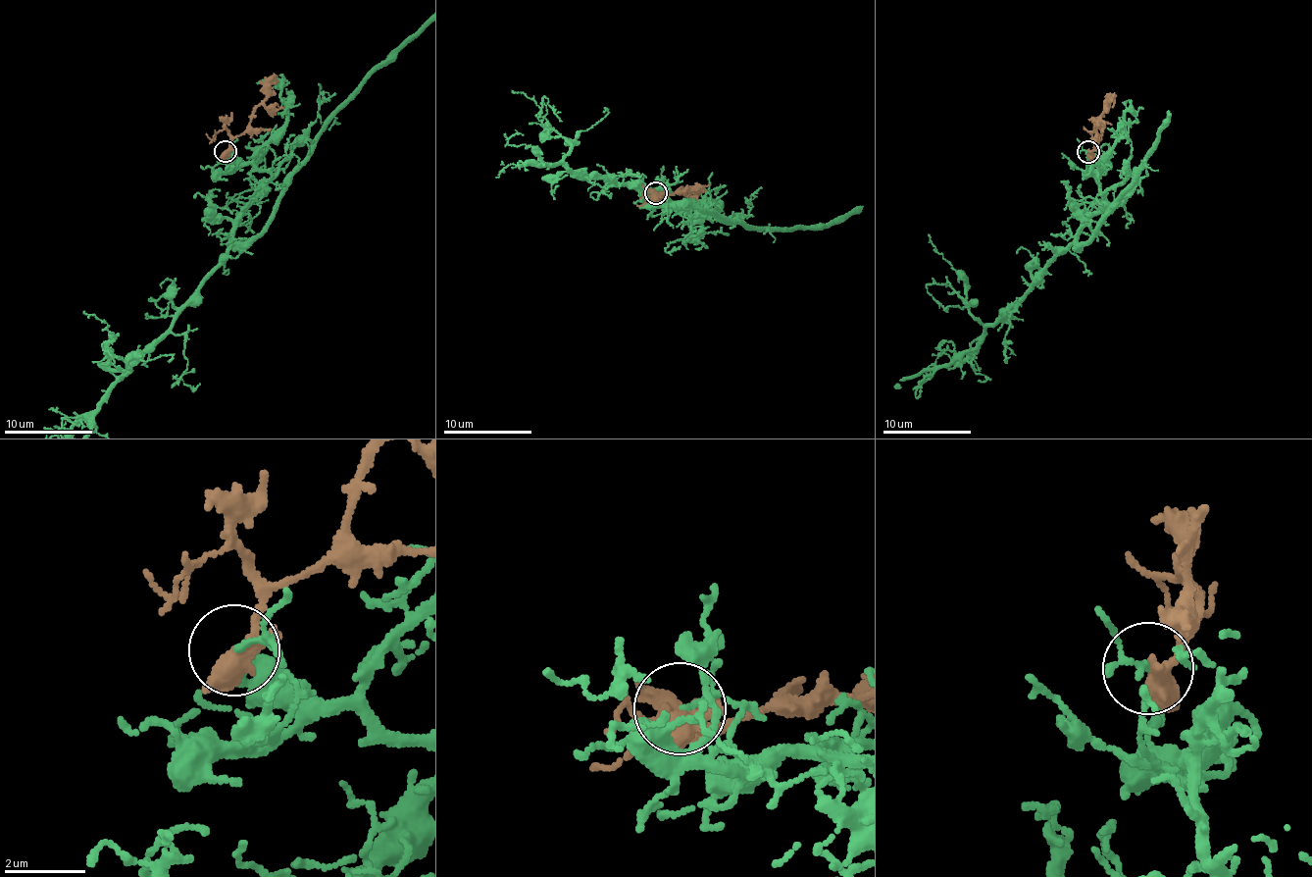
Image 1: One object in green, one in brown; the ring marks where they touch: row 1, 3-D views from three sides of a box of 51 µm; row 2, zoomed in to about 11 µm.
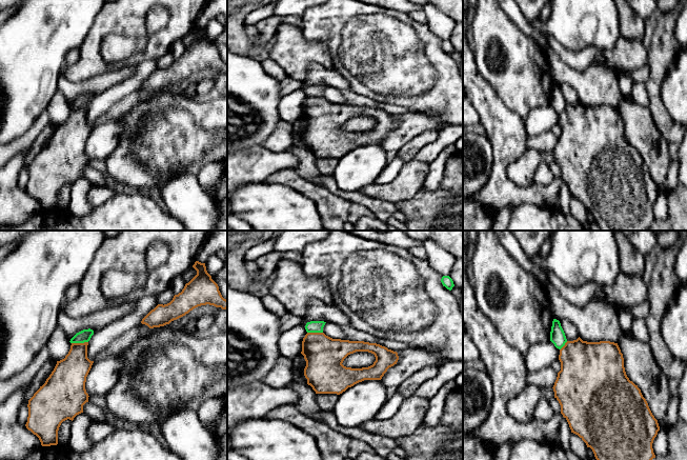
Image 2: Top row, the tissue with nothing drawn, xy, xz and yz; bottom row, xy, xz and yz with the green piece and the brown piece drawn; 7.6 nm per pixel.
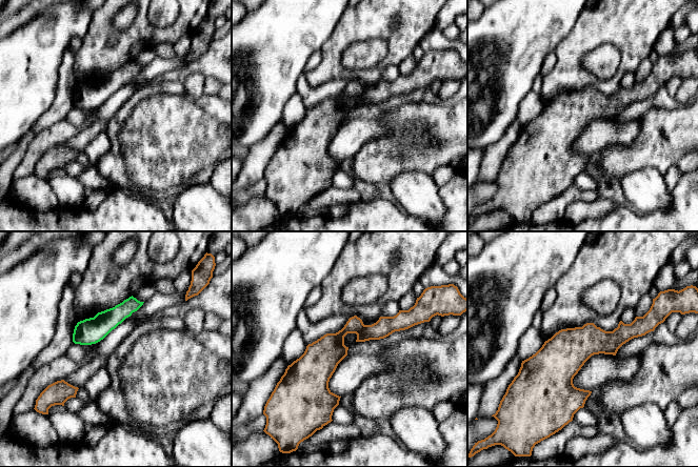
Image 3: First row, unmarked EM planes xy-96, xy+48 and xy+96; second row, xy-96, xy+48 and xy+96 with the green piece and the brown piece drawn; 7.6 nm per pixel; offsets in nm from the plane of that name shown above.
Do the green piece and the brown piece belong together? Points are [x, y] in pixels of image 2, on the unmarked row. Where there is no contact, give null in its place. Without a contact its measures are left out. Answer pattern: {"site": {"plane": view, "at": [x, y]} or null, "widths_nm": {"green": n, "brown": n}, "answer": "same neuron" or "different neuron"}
{"site": {"plane": "xy", "at": [79, 106]}, "widths_nm": {"green": 100, "brown": 240}, "answer": "different neuron"}

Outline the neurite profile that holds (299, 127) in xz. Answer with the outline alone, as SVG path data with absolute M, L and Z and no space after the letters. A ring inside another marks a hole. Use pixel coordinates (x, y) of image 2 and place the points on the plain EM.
M302 118L298 119L292 124L294 145L302 148L307 148L307 143L304 140L306 125Z

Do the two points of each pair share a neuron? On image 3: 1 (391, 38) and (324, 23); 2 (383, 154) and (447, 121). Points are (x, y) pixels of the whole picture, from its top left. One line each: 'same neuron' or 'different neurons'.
1: different neurons
2: same neuron

